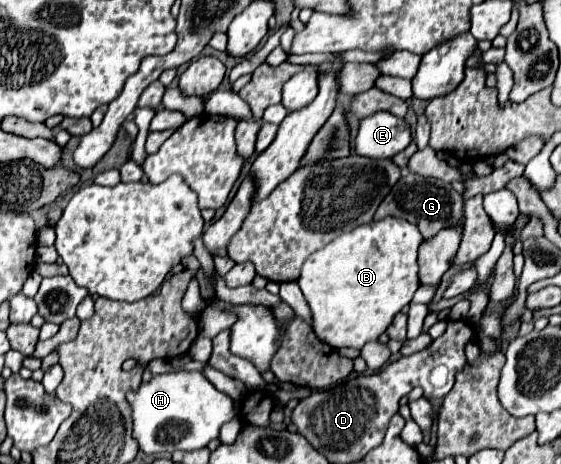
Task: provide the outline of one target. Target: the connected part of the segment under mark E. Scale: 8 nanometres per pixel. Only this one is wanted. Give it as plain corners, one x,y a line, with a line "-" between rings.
379,111
361,119
355,139
355,153
369,159
391,159
411,143
411,129
405,119

